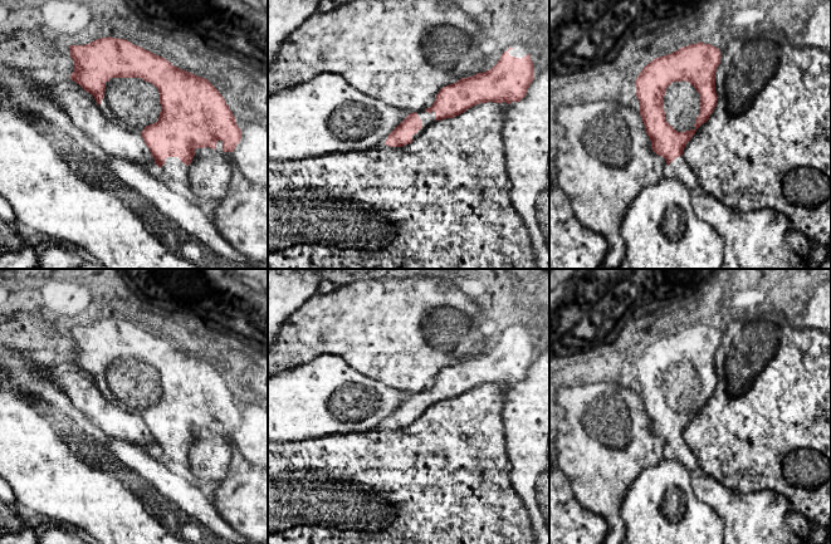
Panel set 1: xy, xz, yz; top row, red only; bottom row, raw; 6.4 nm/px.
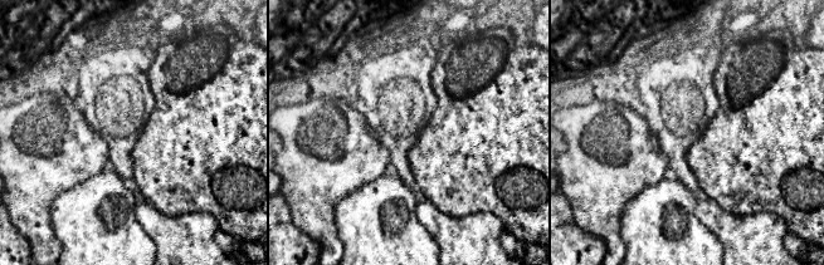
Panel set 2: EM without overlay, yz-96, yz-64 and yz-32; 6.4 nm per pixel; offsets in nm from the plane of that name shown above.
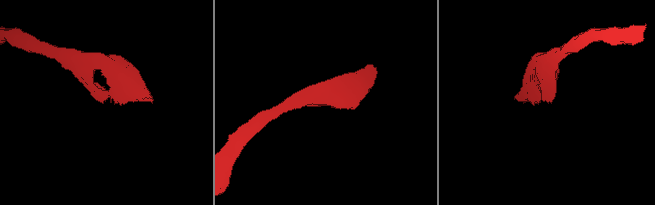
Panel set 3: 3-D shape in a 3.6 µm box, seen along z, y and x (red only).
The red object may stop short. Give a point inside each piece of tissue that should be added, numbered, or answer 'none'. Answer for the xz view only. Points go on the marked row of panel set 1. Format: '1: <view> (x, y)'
1: xz (426, 118)

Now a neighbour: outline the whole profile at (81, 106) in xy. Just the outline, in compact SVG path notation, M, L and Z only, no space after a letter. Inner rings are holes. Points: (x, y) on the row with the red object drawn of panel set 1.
M74 80L45 84L44 90L68 113L74 126L108 156L122 157L157 173L158 166L141 133L112 123L94 97Z

